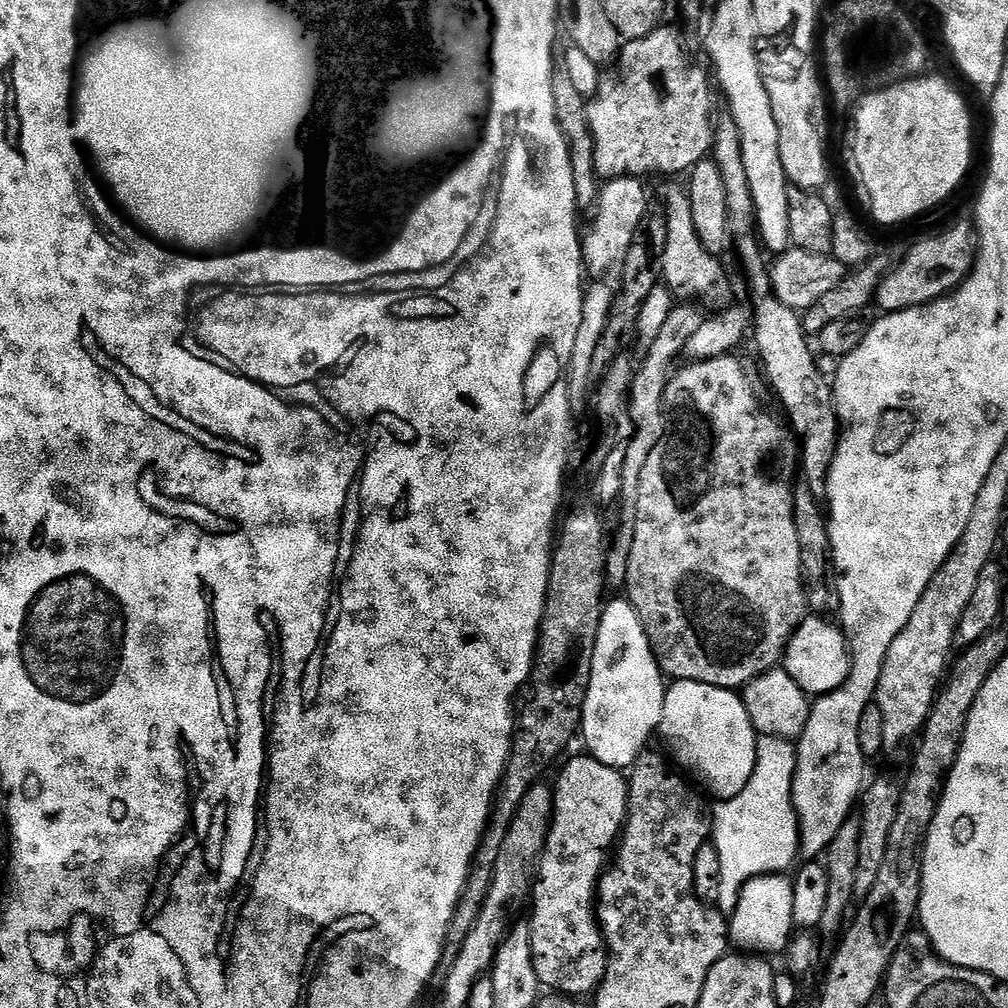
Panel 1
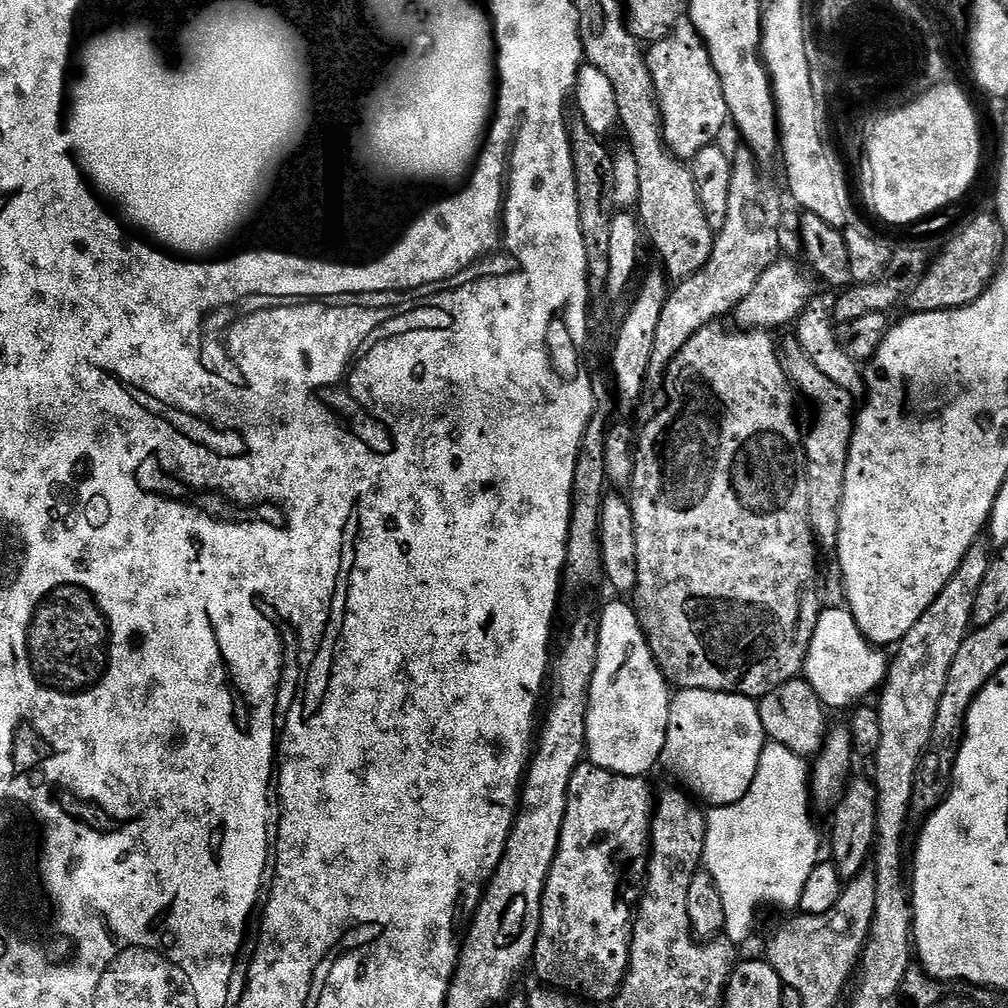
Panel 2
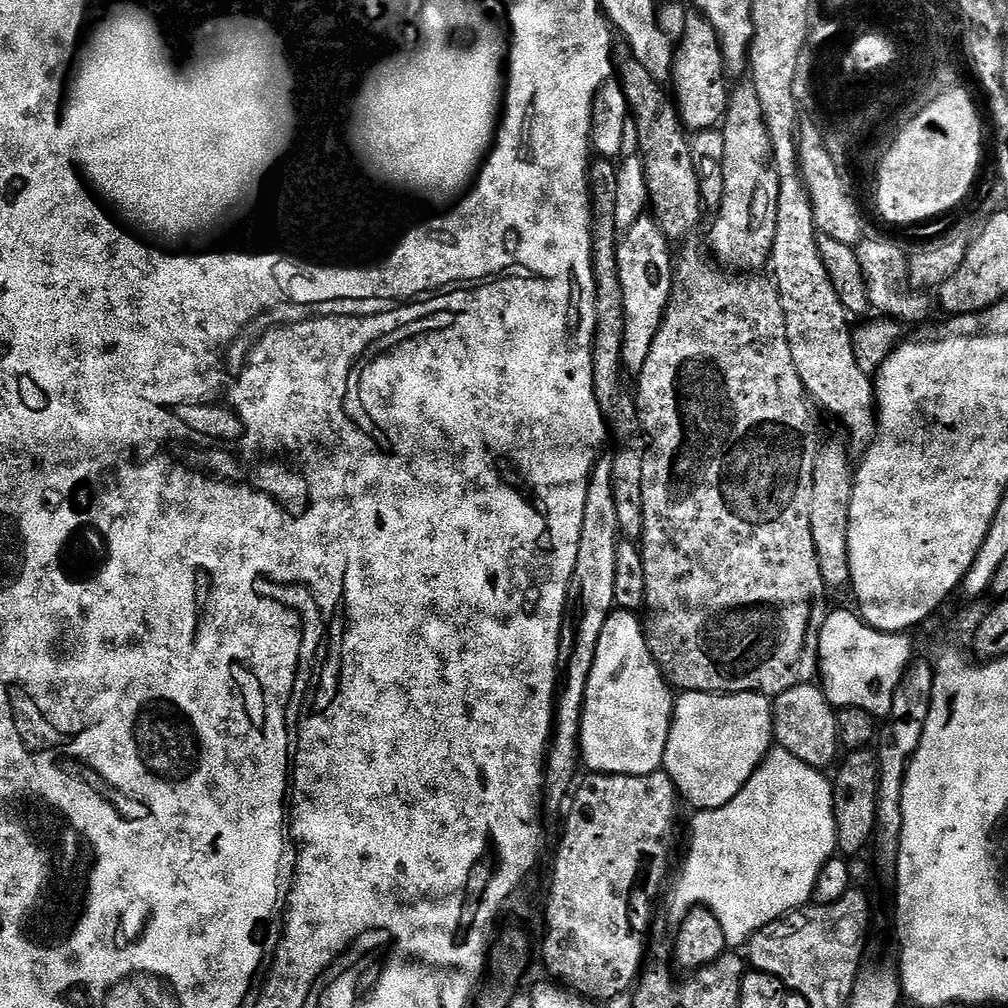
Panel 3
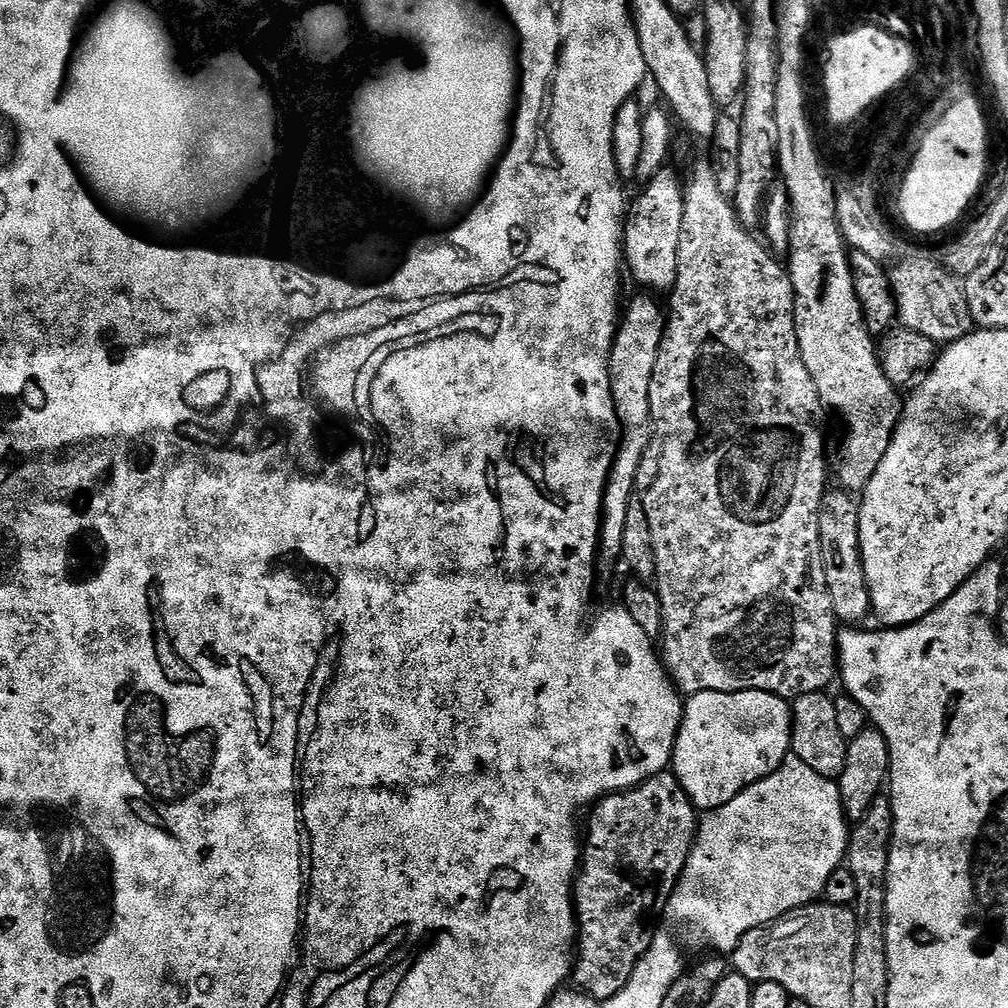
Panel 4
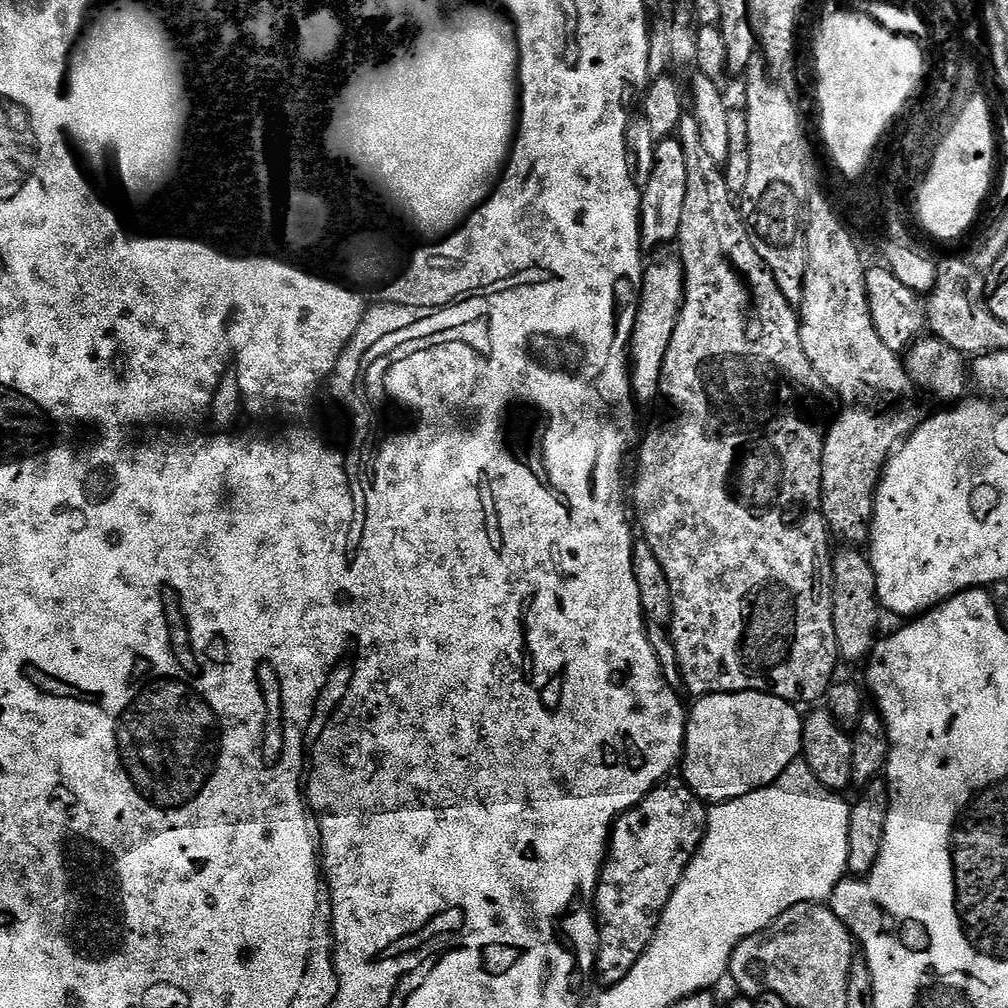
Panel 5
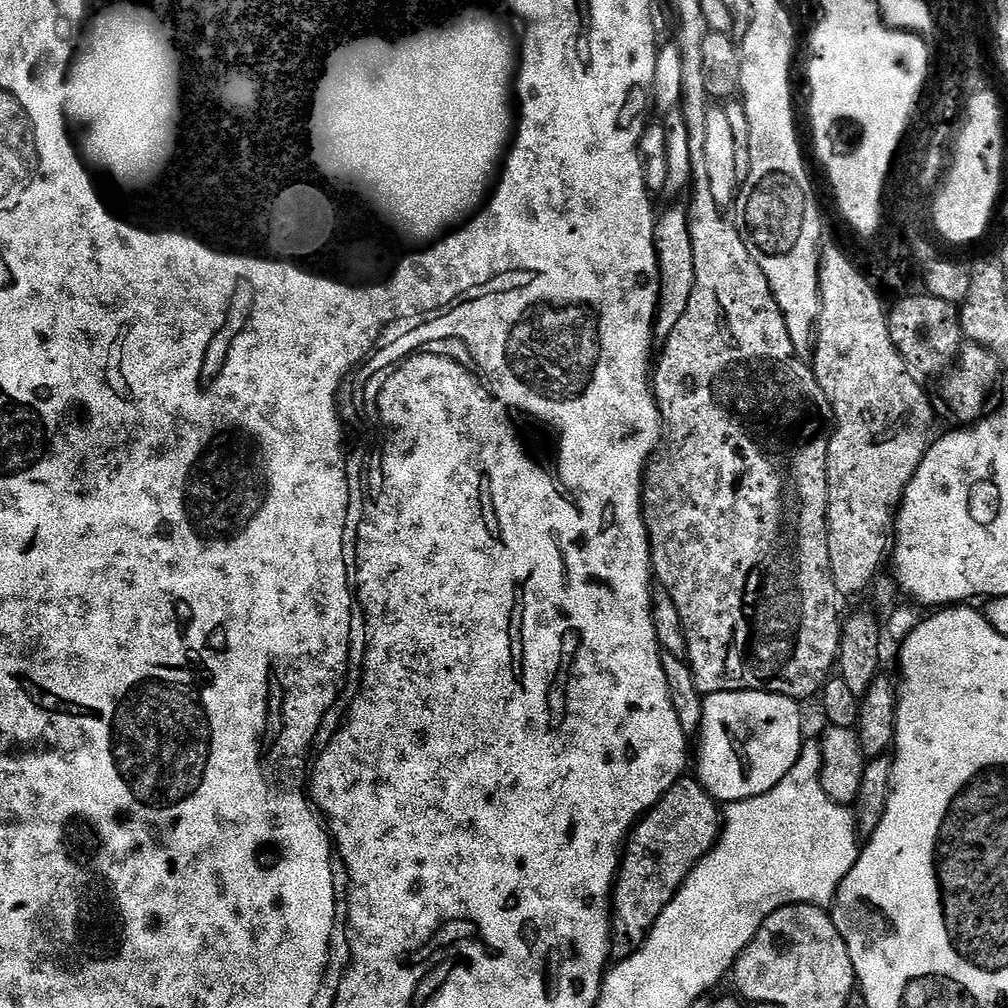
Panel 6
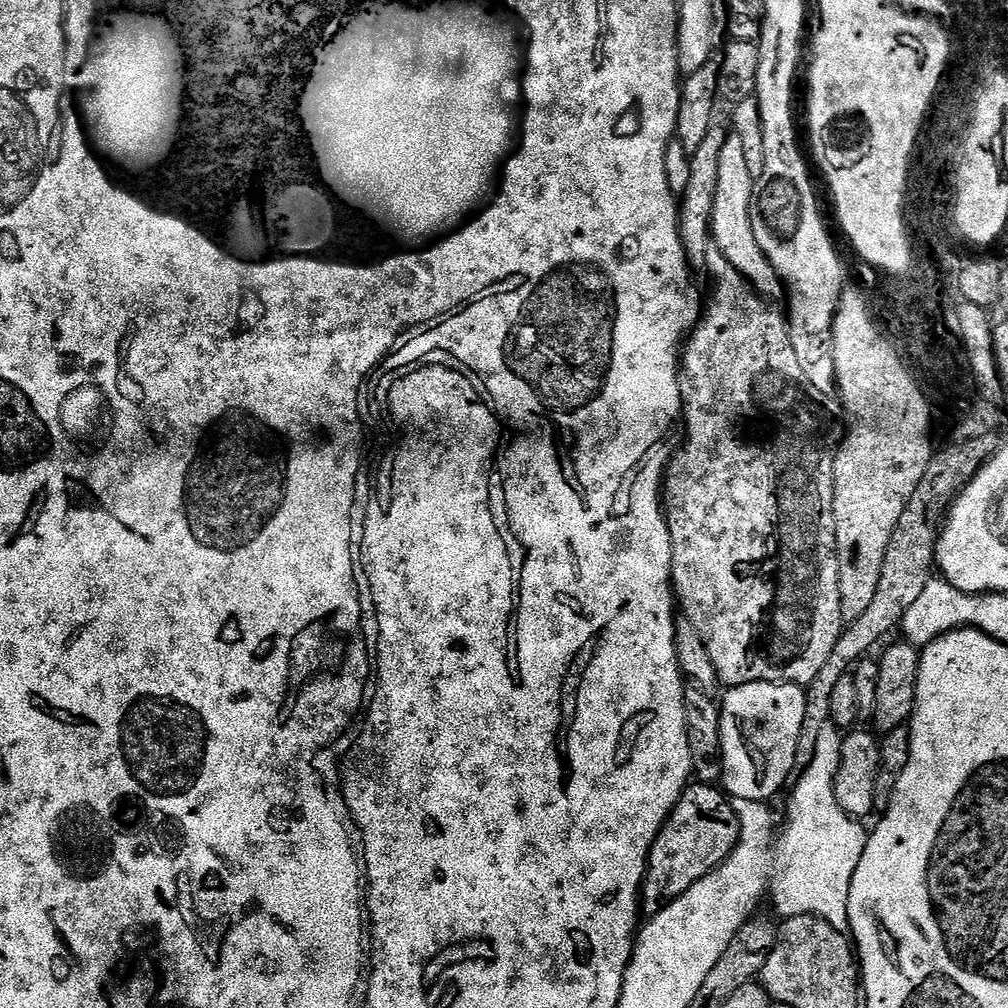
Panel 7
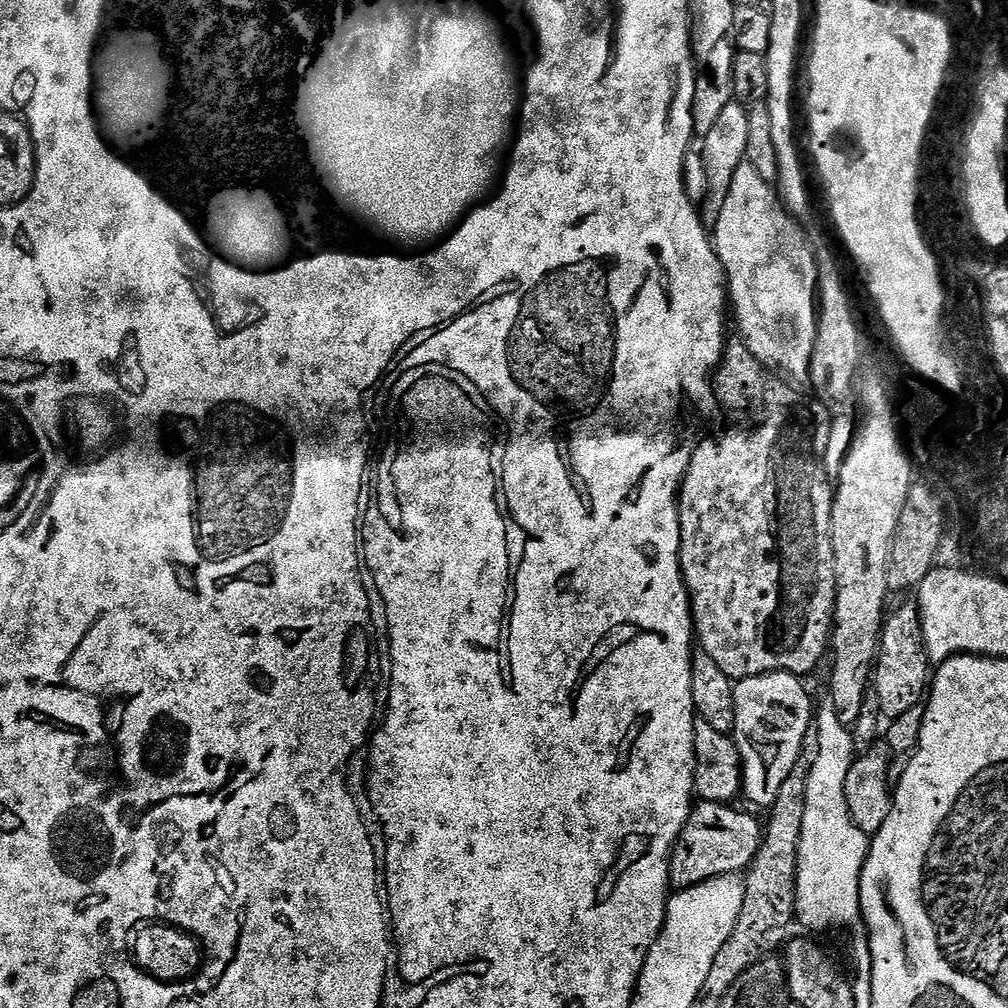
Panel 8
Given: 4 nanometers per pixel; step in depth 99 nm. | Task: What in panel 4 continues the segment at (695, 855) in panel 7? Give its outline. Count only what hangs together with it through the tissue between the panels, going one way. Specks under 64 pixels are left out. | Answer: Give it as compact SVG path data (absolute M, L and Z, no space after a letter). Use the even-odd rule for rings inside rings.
M665 770L643 780L637 788L629 788L627 792L614 792L597 800L591 812L588 832L586 828L586 835L582 840L580 866L574 881L578 947L574 952L570 980L579 991L603 1002L617 996L622 986L630 982L634 966L638 966L638 962L652 945L664 907L676 889L676 883L680 880L696 841L698 809L690 802L686 790L682 790L675 774Z

